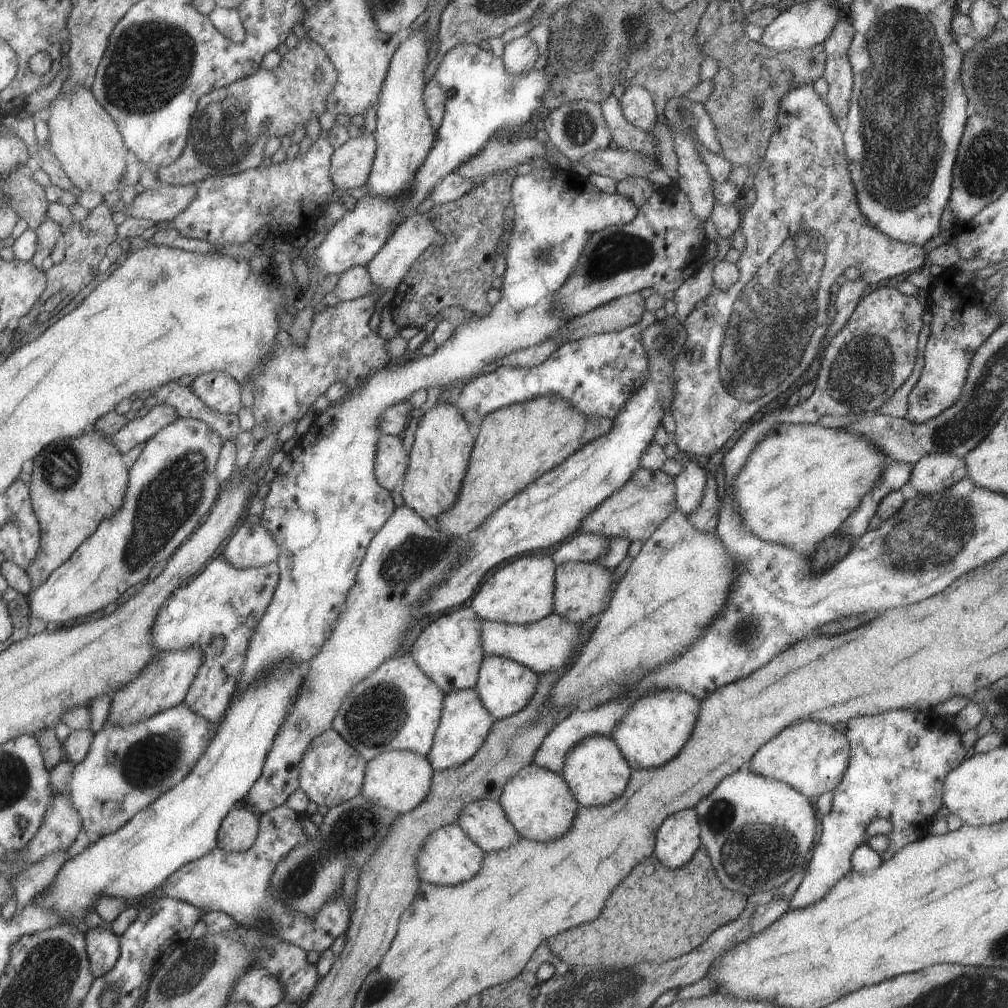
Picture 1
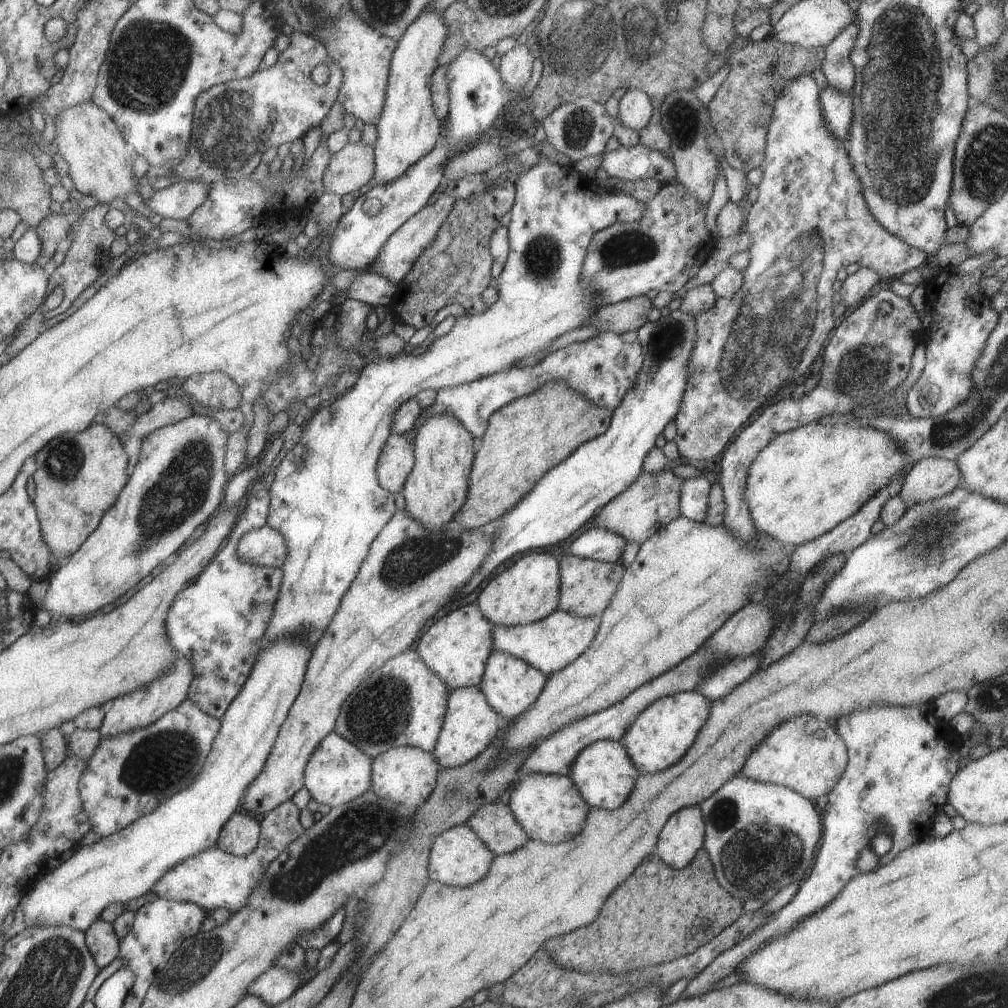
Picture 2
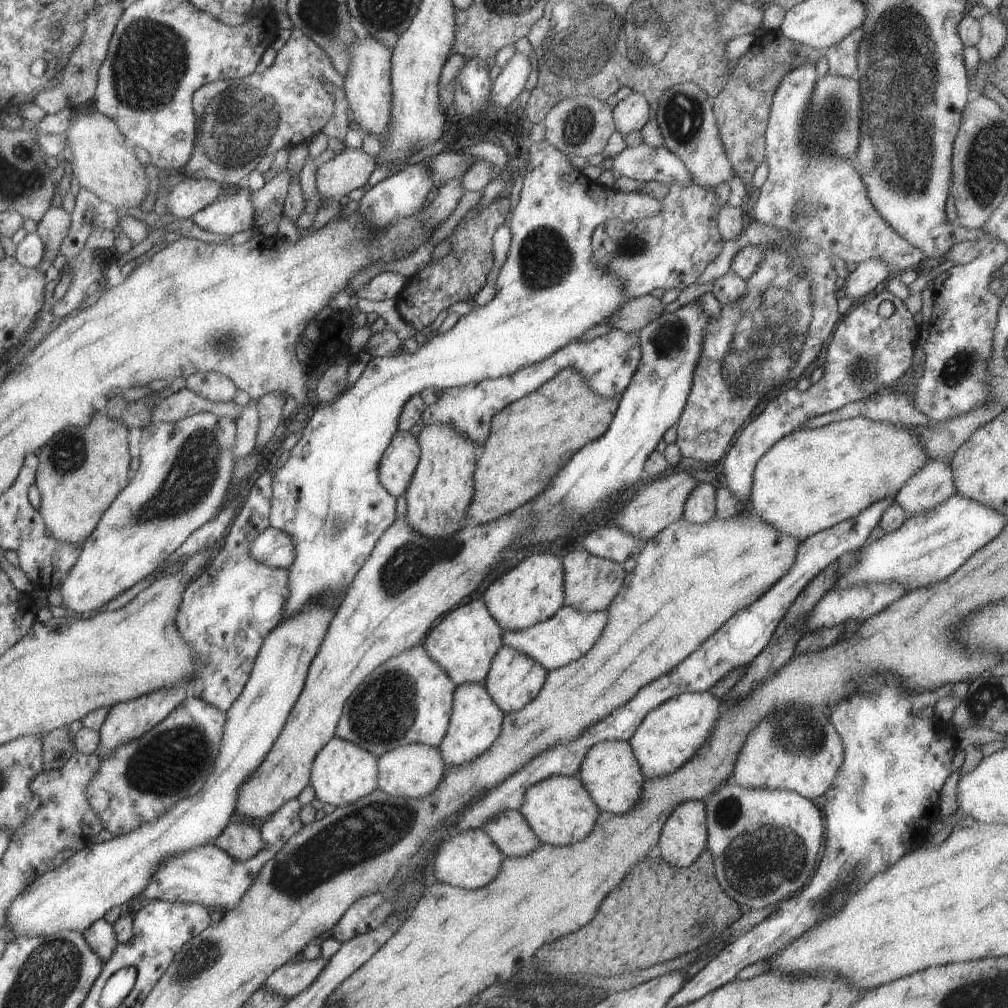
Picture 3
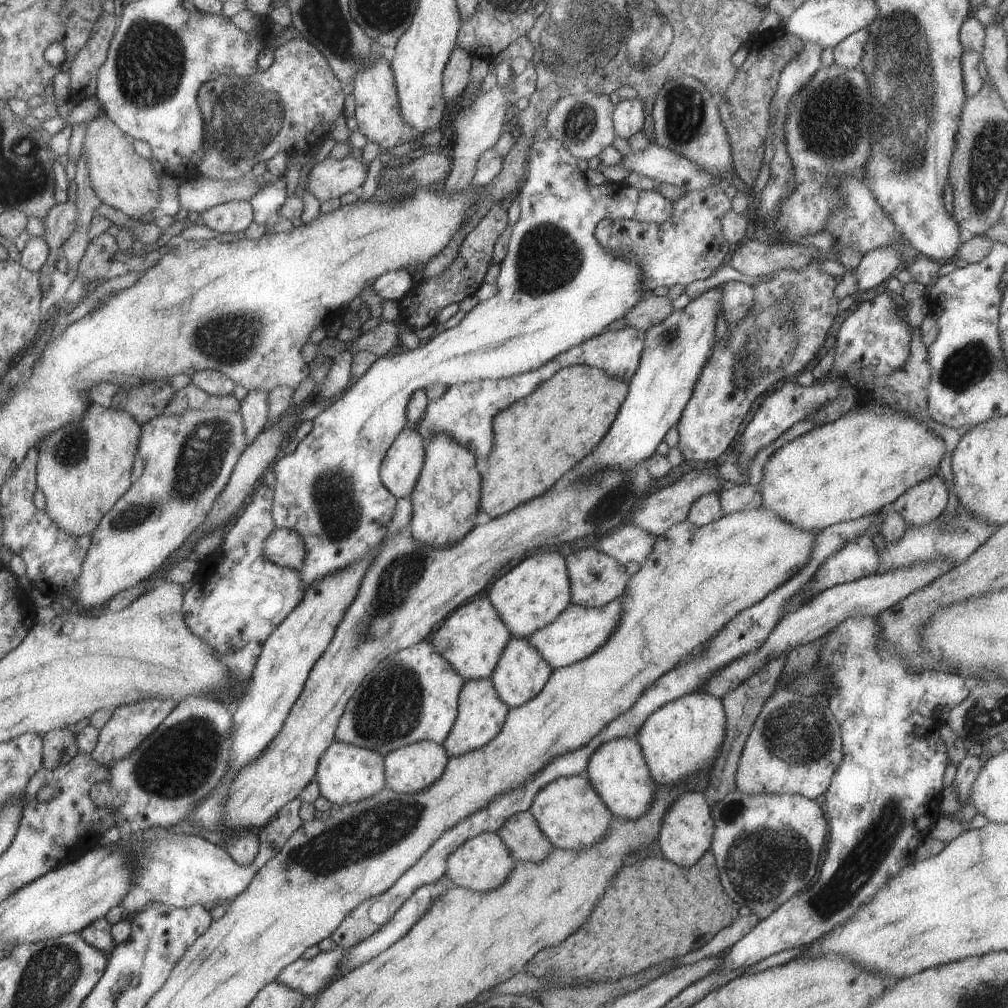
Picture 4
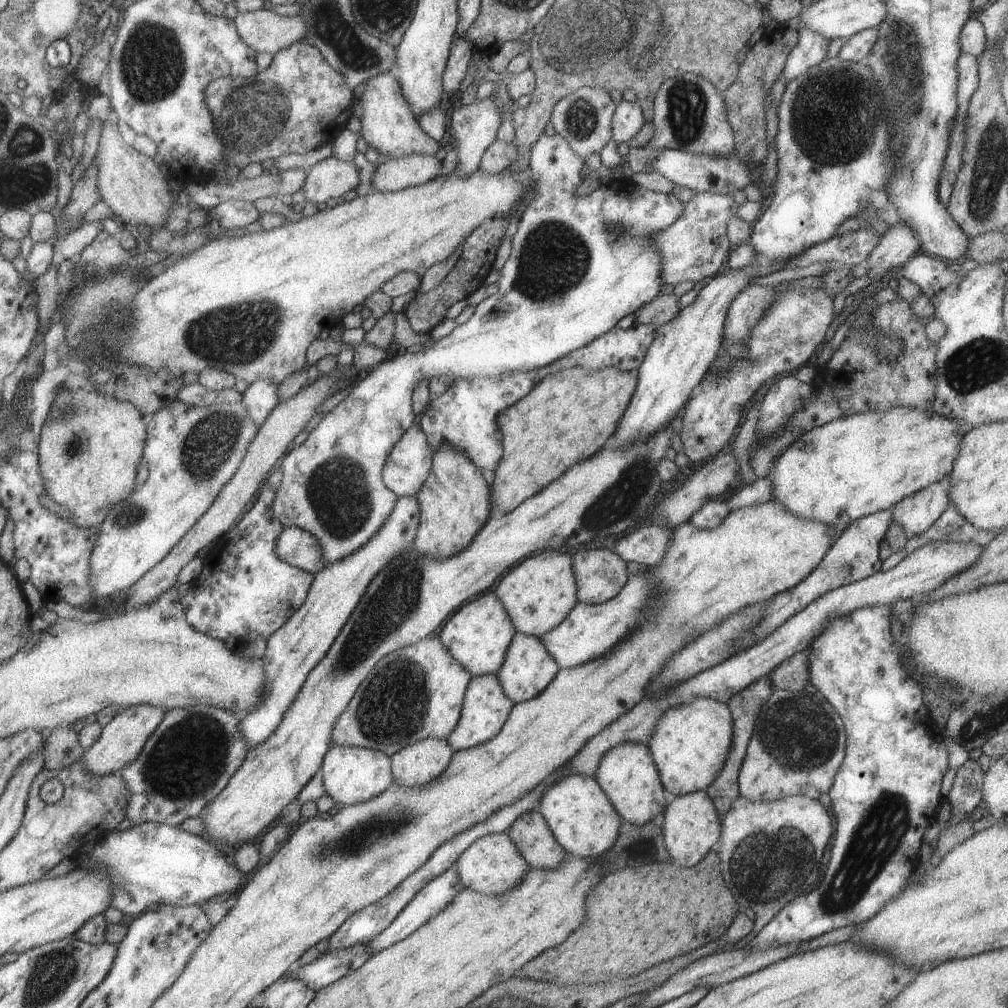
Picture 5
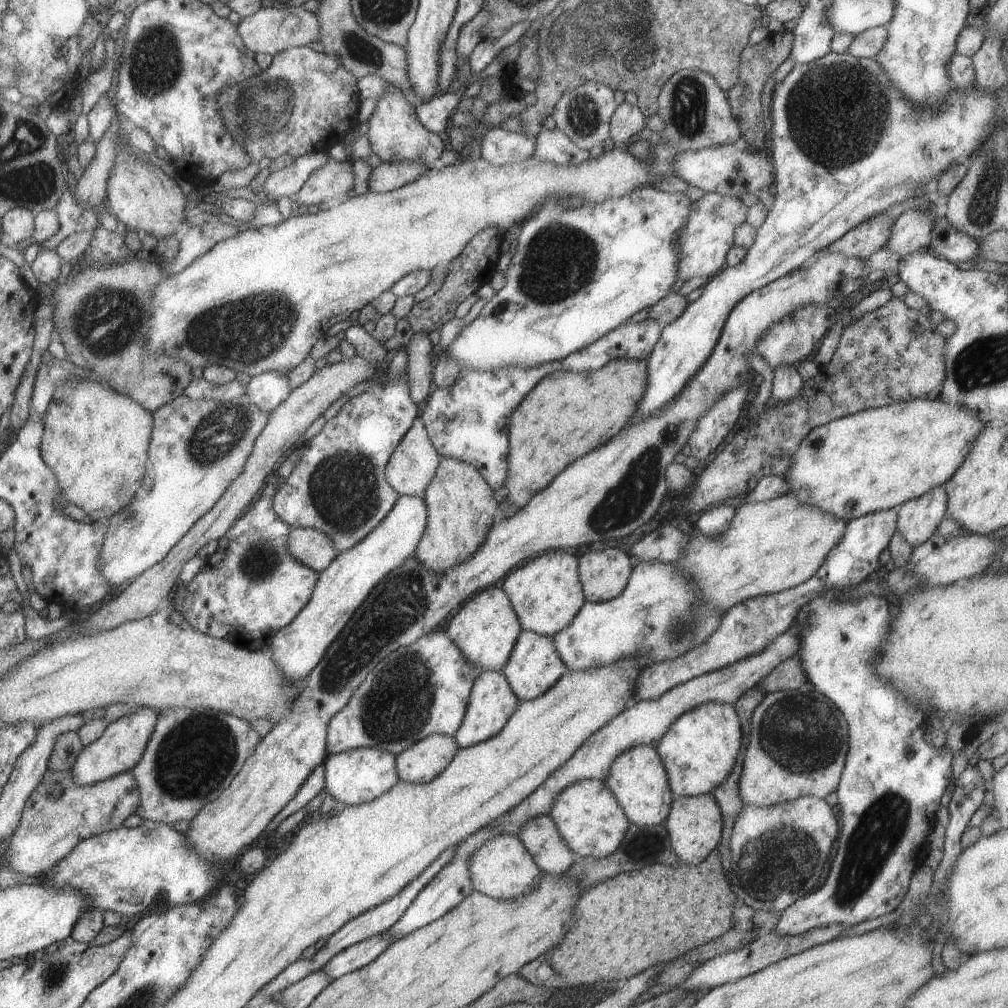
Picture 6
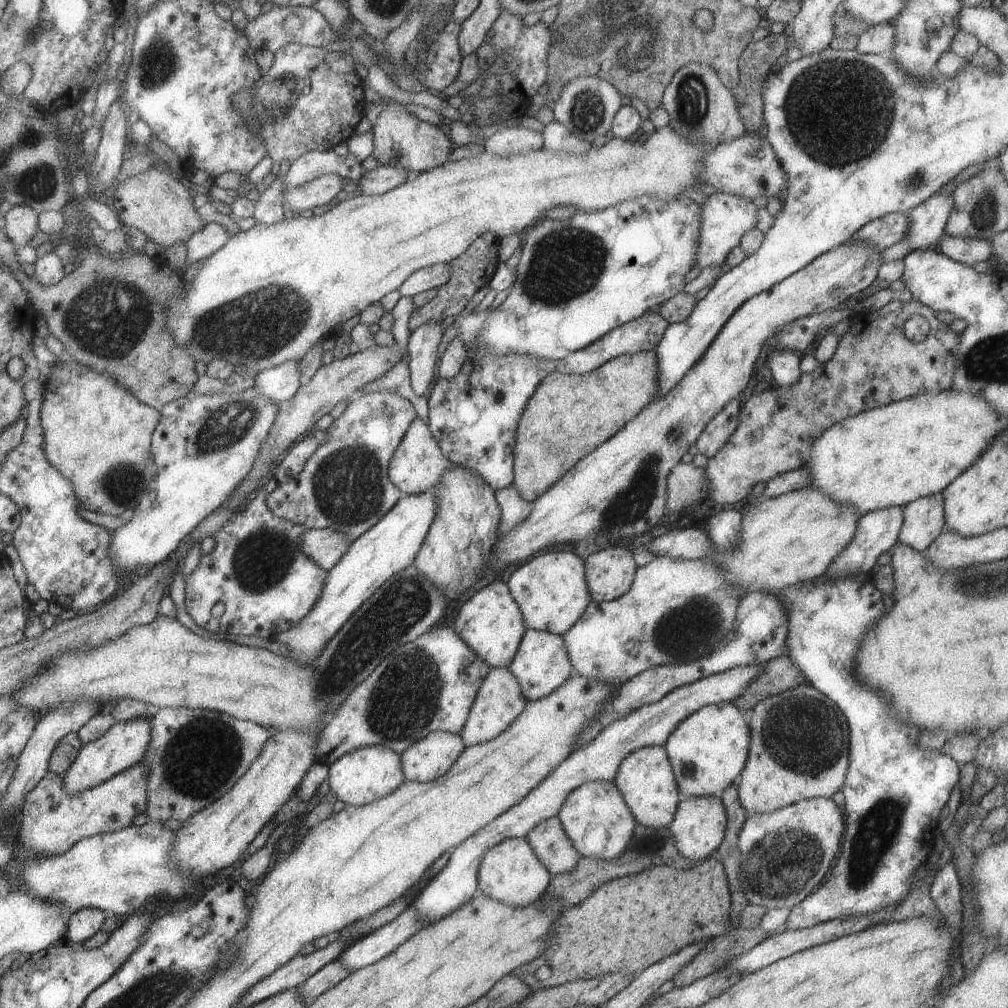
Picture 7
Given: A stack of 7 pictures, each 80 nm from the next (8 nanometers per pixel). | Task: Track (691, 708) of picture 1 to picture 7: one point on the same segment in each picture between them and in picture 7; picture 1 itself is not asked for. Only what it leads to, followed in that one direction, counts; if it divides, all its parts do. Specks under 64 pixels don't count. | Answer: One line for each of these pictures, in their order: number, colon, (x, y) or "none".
2: (661, 733)
3: (669, 735)
4: (681, 738)
5: (689, 745)
6: (699, 748)
7: (707, 750)

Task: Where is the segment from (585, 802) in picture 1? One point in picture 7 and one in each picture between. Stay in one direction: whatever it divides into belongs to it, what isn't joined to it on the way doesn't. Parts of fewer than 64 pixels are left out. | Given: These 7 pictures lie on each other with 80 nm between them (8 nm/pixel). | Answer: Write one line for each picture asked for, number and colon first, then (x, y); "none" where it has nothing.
2: (602, 772)
3: (610, 772)
4: (616, 770)
5: (627, 775)
6: (637, 778)
7: (645, 780)

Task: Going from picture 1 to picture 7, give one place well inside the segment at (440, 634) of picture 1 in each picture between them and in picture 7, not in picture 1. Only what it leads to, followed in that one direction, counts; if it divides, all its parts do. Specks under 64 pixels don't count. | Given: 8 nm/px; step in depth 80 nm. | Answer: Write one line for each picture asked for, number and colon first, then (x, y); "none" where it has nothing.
2: (455, 647)
3: (465, 641)
4: (471, 639)
5: (477, 634)
6: (485, 628)
7: (490, 623)

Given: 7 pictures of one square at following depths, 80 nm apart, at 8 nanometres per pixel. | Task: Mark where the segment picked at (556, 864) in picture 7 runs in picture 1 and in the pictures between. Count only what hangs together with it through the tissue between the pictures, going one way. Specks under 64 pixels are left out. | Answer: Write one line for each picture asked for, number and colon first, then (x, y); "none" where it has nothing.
1: (483, 821)
2: (494, 823)
3: (509, 830)
4: (520, 834)
5: (529, 832)
6: (540, 837)

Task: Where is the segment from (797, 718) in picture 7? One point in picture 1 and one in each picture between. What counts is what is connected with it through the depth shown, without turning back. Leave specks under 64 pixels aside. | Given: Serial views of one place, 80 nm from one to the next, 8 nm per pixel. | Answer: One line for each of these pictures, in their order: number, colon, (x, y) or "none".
1: (811, 757)
2: (805, 754)
3: (770, 758)
4: (802, 760)
5: (798, 742)
6: (798, 741)

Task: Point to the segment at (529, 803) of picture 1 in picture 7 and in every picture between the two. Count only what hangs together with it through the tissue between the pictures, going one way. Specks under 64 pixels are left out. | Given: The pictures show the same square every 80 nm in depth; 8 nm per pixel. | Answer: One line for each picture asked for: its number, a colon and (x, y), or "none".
2: (549, 808)
3: (559, 810)
4: (568, 811)
5: (579, 815)
6: (590, 820)
7: (593, 816)

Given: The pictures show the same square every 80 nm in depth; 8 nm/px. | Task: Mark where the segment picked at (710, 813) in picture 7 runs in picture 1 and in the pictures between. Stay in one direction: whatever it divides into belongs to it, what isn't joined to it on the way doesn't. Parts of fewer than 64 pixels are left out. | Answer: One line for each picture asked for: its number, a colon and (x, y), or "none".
1: (677, 839)
2: (682, 835)
3: (683, 835)
4: (685, 834)
5: (690, 825)
6: (694, 824)

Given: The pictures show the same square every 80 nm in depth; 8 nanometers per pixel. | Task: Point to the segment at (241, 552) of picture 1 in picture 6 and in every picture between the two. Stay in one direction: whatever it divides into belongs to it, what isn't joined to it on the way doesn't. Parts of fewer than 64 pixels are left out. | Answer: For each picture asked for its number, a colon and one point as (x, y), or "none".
2: (264, 546)
3: (273, 547)
4: (284, 547)
5: (299, 548)
6: (310, 546)

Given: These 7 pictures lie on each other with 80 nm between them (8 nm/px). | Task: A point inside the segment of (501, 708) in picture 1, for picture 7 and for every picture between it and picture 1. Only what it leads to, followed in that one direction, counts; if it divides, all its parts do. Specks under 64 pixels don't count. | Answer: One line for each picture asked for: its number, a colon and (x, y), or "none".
2: (510, 685)
3: (514, 678)
4: (520, 673)
5: (527, 669)
6: (533, 666)
7: (540, 665)

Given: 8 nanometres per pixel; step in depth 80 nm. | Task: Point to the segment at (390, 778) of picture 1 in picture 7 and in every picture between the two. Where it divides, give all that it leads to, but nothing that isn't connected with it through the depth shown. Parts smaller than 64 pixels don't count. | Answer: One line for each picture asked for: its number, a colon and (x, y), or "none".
2: (406, 775)
3: (412, 771)
4: (411, 768)
5: (417, 764)
6: (422, 762)
7: (427, 759)

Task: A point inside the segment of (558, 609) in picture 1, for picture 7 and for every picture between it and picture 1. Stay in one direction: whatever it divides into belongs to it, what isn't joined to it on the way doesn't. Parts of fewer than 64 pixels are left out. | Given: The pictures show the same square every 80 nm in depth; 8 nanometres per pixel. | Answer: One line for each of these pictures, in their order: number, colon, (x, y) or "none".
2: (586, 586)
3: (590, 582)
4: (595, 578)
5: (599, 574)
6: (603, 574)
7: (608, 573)

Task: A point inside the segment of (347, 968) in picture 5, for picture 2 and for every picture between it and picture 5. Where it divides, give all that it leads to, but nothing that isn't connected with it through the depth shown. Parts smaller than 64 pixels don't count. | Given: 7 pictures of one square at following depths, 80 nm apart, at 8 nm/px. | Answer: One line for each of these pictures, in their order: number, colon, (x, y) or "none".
2: (273, 986)
3: (289, 979)
4: (309, 977)

